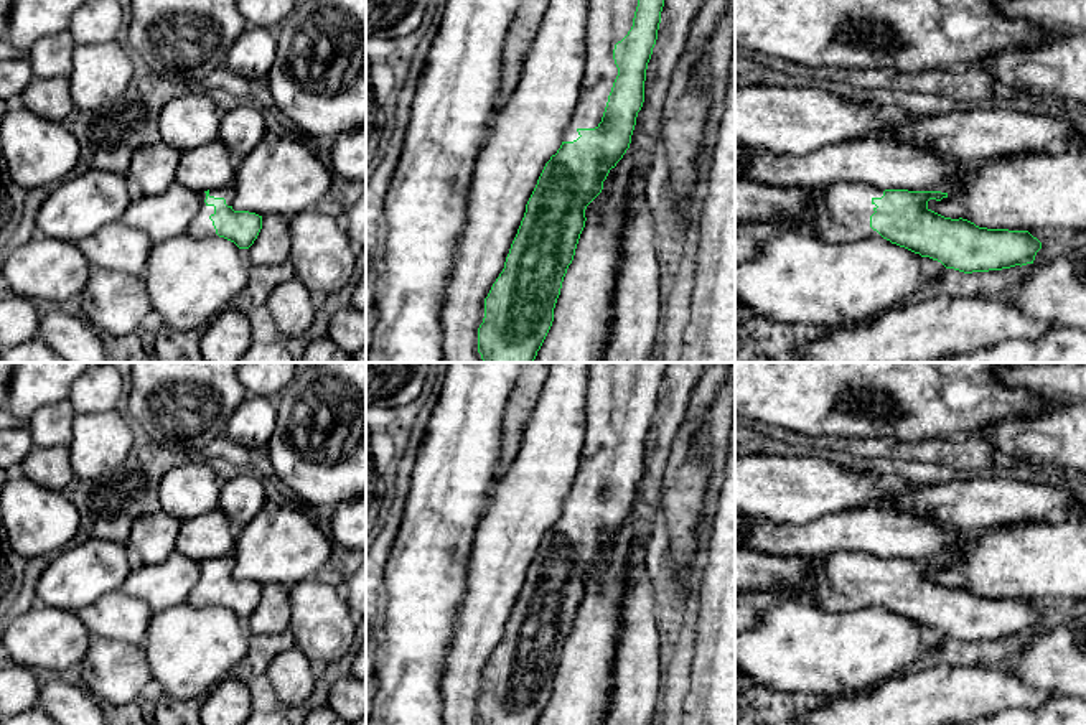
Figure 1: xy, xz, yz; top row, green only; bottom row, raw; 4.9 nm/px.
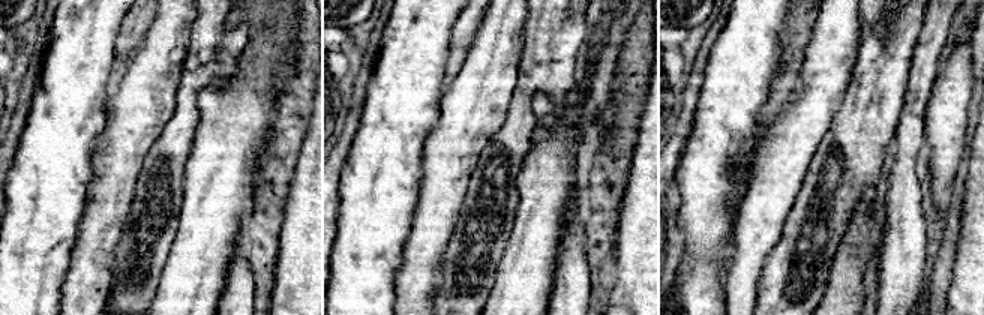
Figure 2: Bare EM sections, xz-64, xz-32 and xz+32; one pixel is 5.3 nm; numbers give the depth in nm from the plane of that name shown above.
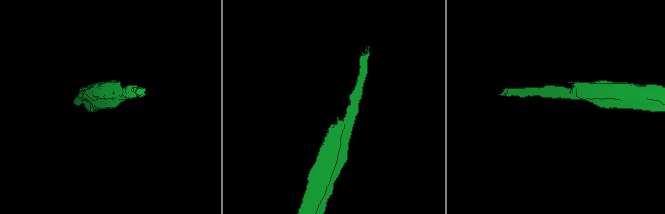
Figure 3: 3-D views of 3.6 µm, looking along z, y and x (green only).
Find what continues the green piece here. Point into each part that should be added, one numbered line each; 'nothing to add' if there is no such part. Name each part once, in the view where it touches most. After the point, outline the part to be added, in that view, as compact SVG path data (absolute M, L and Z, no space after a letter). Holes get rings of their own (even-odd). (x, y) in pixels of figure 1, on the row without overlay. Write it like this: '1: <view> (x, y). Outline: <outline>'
1: xz (610, 384). Outline: M592 362L588 369L585 445L564 511L577 509L578 498L602 491L618 445L613 419L633 395L639 362Z

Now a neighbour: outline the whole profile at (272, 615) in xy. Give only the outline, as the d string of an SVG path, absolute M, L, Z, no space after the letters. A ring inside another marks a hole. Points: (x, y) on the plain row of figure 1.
M267 583L262 598L249 620L250 634L277 634L292 626L290 585Z

